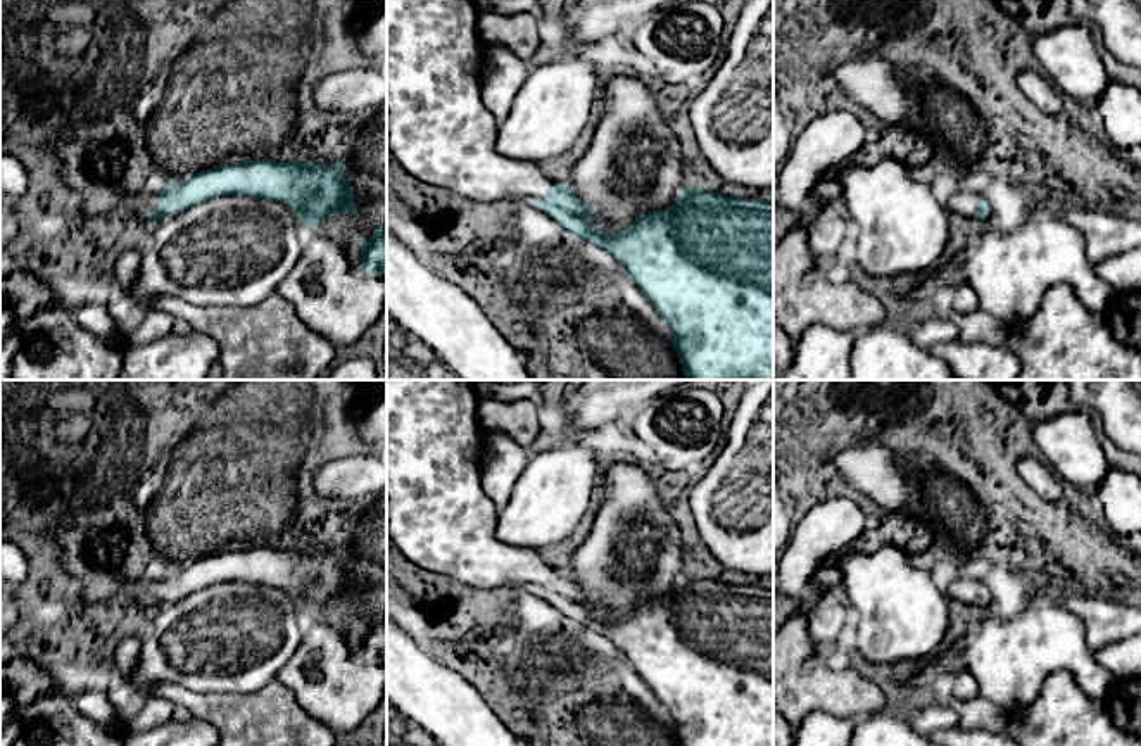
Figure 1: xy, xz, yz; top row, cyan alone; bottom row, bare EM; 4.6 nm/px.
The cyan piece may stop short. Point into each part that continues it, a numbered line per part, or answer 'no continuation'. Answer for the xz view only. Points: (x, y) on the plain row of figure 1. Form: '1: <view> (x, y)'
1: xz (439, 517)

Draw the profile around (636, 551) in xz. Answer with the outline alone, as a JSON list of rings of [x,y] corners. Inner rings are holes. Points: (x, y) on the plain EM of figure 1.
[[[604,458],[599,504],[590,534],[573,549],[566,572],[585,589],[599,618],[623,618],[639,603],[668,596],[689,573],[680,525],[668,515],[656,482],[640,465]]]

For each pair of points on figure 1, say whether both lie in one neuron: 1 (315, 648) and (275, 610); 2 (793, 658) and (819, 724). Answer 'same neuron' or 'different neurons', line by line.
1: different neurons
2: different neurons

